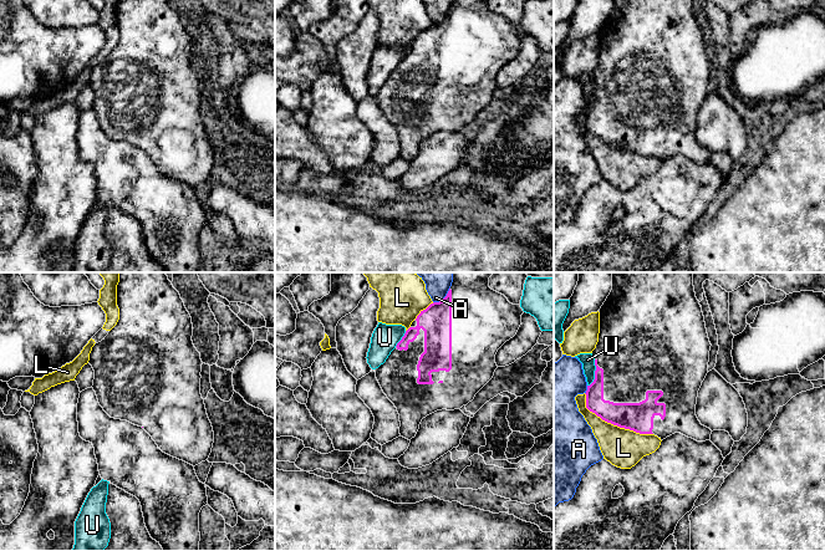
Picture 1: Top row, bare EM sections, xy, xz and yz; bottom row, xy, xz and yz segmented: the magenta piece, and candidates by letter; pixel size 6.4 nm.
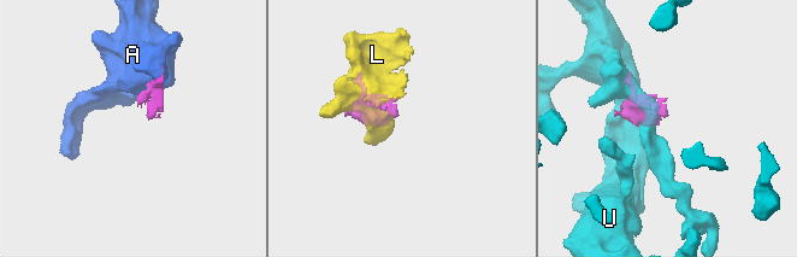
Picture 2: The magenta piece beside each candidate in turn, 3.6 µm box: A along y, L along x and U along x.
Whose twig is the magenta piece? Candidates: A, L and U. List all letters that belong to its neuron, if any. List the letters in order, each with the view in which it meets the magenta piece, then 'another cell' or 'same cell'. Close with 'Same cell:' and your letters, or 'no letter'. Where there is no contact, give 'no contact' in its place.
A: xz | another cell
L: yz | another cell
U: yz | another cell
Same cell: no letter

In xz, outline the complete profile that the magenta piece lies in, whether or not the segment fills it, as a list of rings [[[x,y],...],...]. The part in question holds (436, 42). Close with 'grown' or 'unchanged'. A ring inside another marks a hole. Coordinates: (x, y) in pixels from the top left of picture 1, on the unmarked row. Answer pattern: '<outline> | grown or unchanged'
[[[453,0],[447,17],[421,32],[386,83],[375,91],[383,114],[399,136],[401,158],[411,162],[427,137],[442,131],[460,131],[474,121],[475,116],[493,100],[498,90],[495,76],[516,56],[523,35],[520,26],[510,25],[504,16],[489,9],[489,0]]] | grown

